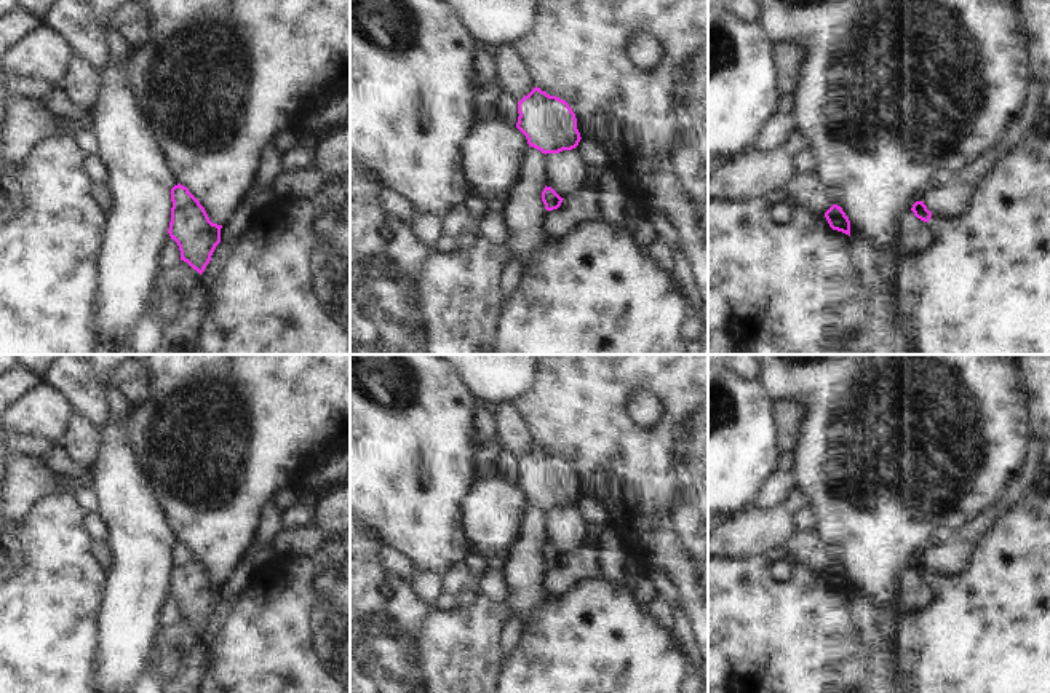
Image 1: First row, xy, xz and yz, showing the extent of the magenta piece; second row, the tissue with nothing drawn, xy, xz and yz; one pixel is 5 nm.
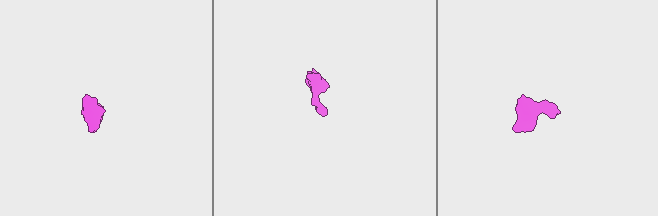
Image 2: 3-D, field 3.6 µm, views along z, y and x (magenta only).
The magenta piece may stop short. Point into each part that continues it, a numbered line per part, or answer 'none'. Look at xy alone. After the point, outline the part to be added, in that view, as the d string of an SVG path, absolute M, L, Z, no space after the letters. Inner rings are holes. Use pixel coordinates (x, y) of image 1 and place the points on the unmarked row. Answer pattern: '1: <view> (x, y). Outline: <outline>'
none

